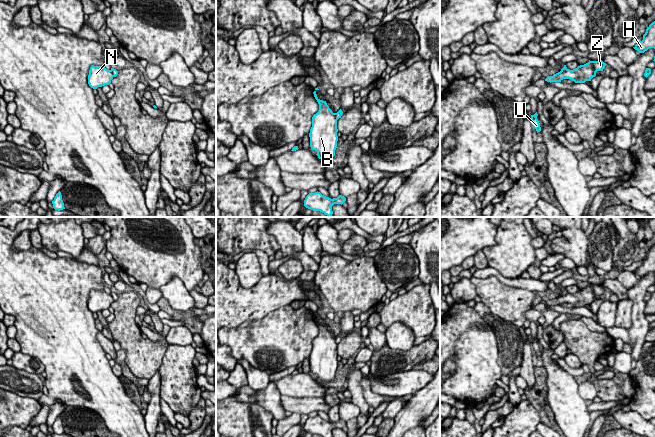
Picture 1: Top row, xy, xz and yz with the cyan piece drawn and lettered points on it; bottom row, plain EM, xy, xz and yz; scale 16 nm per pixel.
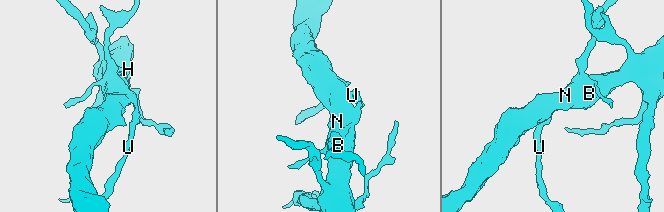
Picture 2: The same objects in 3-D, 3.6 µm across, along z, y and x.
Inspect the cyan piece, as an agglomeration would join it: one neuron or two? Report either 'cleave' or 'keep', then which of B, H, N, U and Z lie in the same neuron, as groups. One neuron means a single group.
cleave | B H N Z / U

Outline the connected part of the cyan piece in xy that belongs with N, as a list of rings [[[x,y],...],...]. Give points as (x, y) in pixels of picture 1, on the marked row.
[[[92,65],[89,70],[88,84],[91,88],[97,89],[109,85],[113,77],[113,73],[104,66]]]

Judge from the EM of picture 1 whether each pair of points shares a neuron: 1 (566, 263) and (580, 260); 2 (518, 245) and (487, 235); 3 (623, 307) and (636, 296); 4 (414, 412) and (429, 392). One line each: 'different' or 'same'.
1: different
2: different
3: different
4: same

